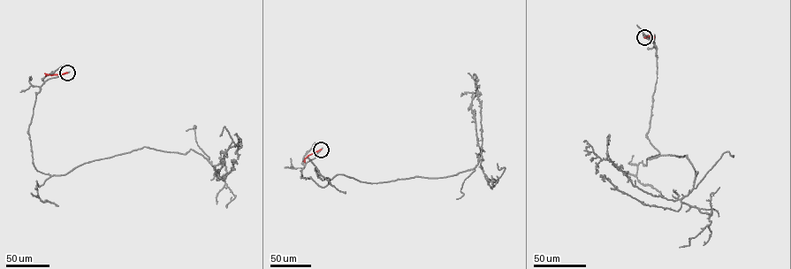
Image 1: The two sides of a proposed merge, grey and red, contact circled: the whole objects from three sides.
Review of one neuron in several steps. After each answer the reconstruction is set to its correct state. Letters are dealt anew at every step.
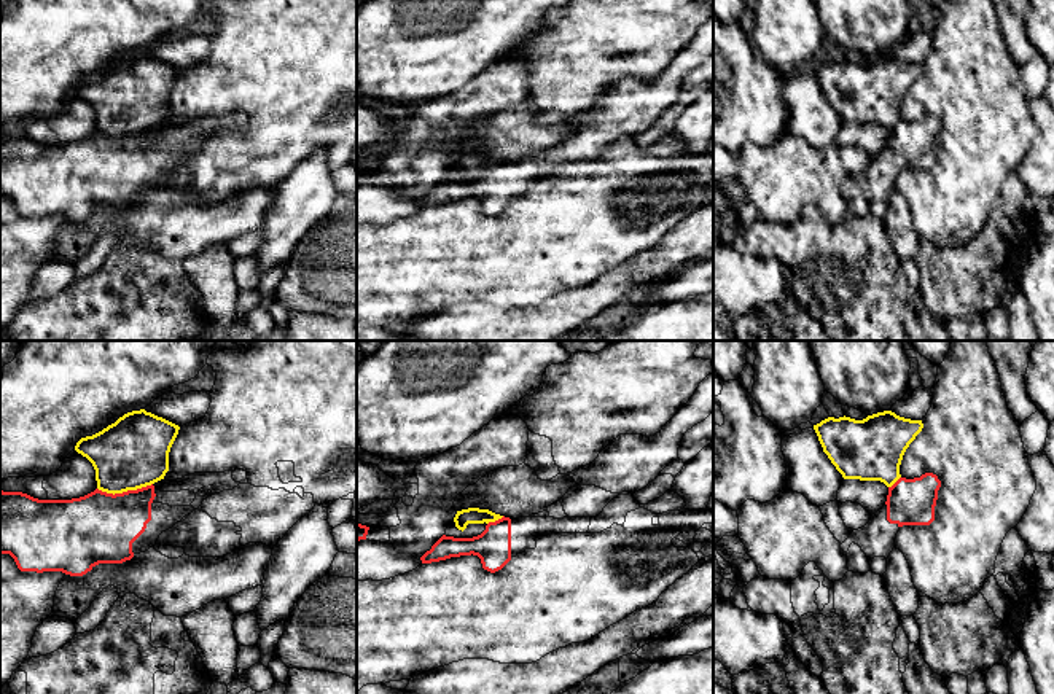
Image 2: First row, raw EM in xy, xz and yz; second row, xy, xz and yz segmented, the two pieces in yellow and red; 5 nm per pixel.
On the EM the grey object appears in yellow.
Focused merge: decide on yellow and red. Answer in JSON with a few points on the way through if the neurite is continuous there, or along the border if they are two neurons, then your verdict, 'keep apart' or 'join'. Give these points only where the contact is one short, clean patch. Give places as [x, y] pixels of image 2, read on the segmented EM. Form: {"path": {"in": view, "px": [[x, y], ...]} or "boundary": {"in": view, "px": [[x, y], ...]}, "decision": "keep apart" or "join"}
{"boundary": {"in": "xy", "px": [[152, 483], [113, 494], [97, 489]]}, "decision": "keep apart"}

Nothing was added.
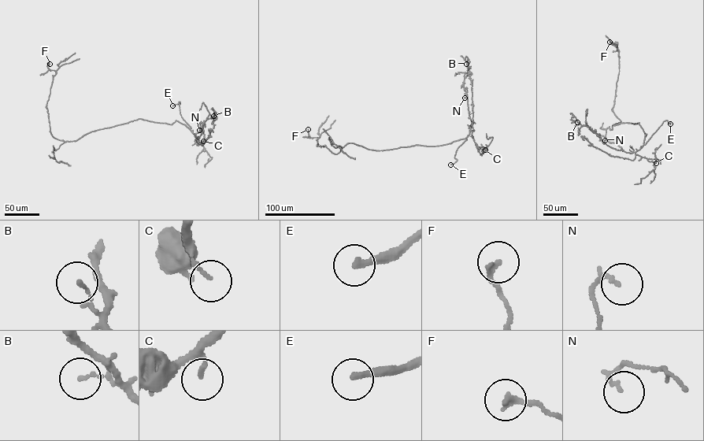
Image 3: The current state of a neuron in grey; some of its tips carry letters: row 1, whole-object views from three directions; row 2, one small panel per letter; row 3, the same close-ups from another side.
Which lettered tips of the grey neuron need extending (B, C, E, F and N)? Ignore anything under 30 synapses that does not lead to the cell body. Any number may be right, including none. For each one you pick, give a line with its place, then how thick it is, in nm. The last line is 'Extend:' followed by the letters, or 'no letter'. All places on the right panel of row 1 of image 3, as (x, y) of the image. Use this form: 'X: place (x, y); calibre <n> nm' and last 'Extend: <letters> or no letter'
E: place (670, 124); calibre 280 nm
Extend: E

